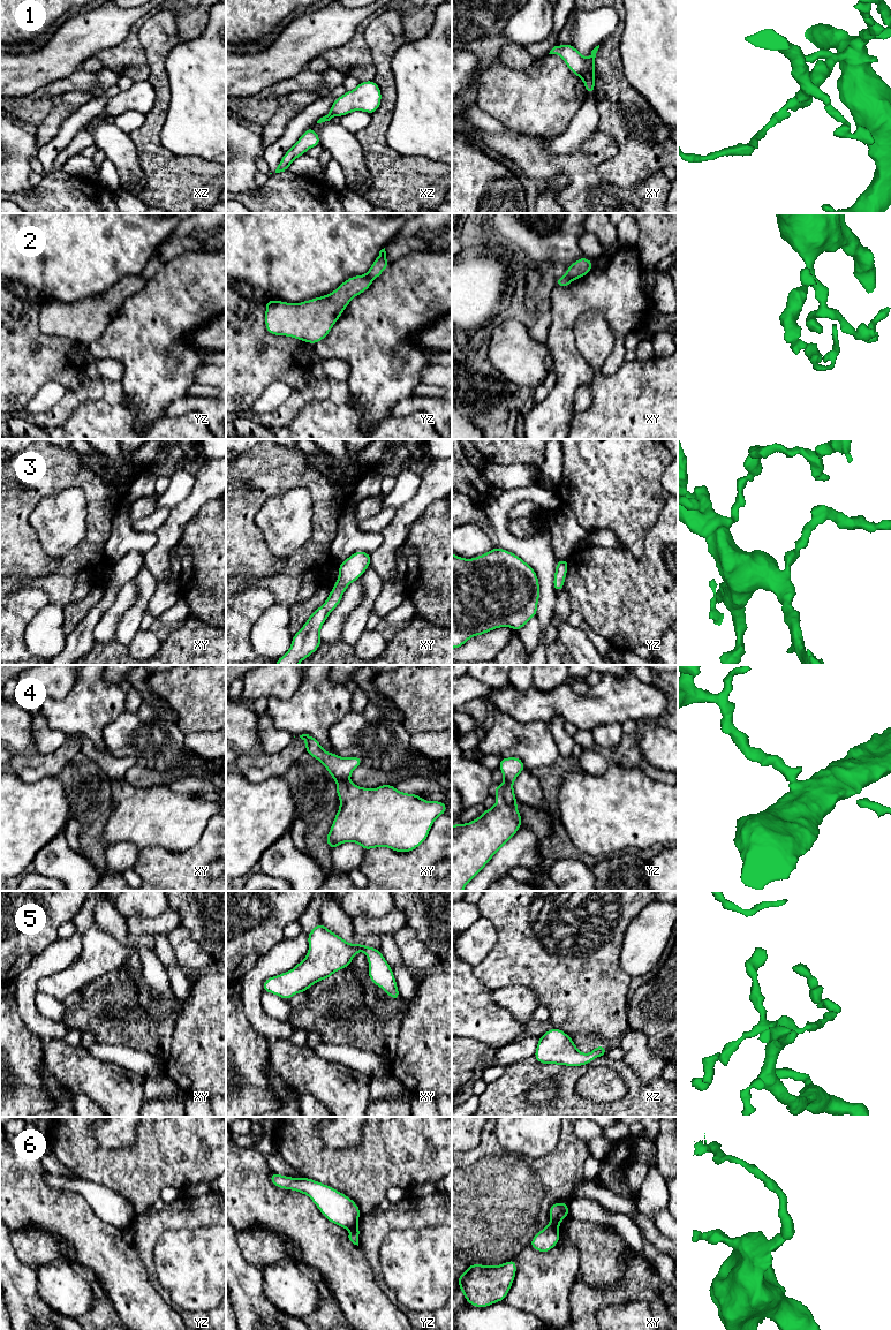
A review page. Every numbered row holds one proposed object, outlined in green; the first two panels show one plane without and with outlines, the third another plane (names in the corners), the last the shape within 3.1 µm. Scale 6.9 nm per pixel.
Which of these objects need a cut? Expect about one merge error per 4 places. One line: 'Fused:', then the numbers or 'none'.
Fused: 2, 4, 6

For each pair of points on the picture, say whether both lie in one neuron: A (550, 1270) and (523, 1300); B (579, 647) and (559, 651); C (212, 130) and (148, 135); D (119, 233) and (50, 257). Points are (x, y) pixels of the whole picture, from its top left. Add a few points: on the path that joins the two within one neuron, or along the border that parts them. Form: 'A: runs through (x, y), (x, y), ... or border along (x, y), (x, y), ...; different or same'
A: runs through (546, 1277), (530, 1293); same
B: border along (557, 641), (571, 652); different
C: border along (168, 108), (160, 130), (160, 143), (176, 155); different
D: runs through (102, 233), (74, 233), (67, 240); same

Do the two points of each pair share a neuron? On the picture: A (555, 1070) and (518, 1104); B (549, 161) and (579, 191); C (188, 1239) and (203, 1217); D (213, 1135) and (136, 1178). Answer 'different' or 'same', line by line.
A: same
B: same
C: different
D: same

